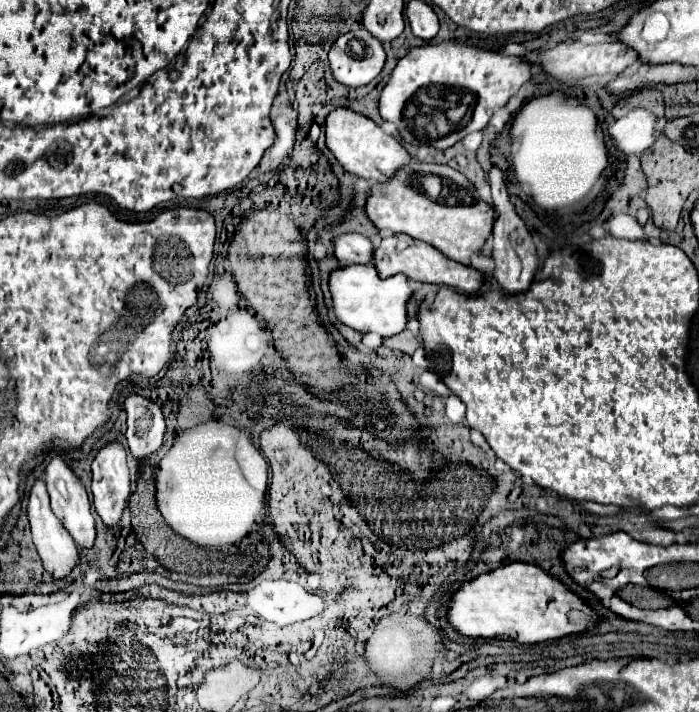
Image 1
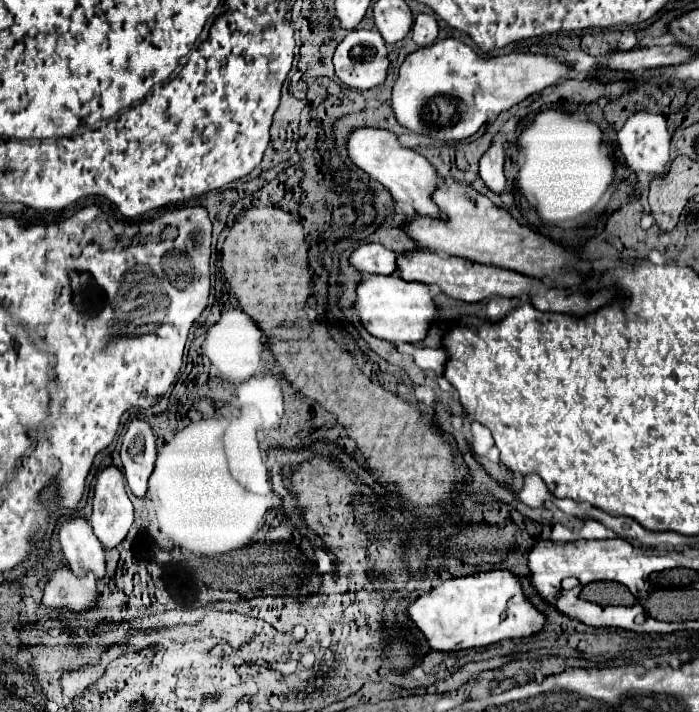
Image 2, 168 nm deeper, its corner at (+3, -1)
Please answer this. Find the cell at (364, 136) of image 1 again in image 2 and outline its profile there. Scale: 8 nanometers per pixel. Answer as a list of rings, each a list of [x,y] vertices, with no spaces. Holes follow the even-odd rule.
[[[357,128],[351,132],[347,140],[347,152],[349,152],[349,158],[361,170],[365,170],[377,182],[381,182],[395,200],[399,200],[405,206],[409,204],[419,216],[423,214],[423,216],[439,218],[439,220],[447,218],[443,212],[439,212],[439,206],[433,202],[433,192],[439,186],[439,174],[435,166],[425,156],[417,154],[415,150],[401,146],[393,132],[381,130],[381,128]]]

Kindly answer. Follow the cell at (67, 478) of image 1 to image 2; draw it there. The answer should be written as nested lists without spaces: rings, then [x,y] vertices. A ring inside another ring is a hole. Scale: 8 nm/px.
[[[73,518],[65,522],[59,528],[59,542],[73,574],[83,578],[91,572],[97,580],[105,578],[105,552],[87,520]]]

